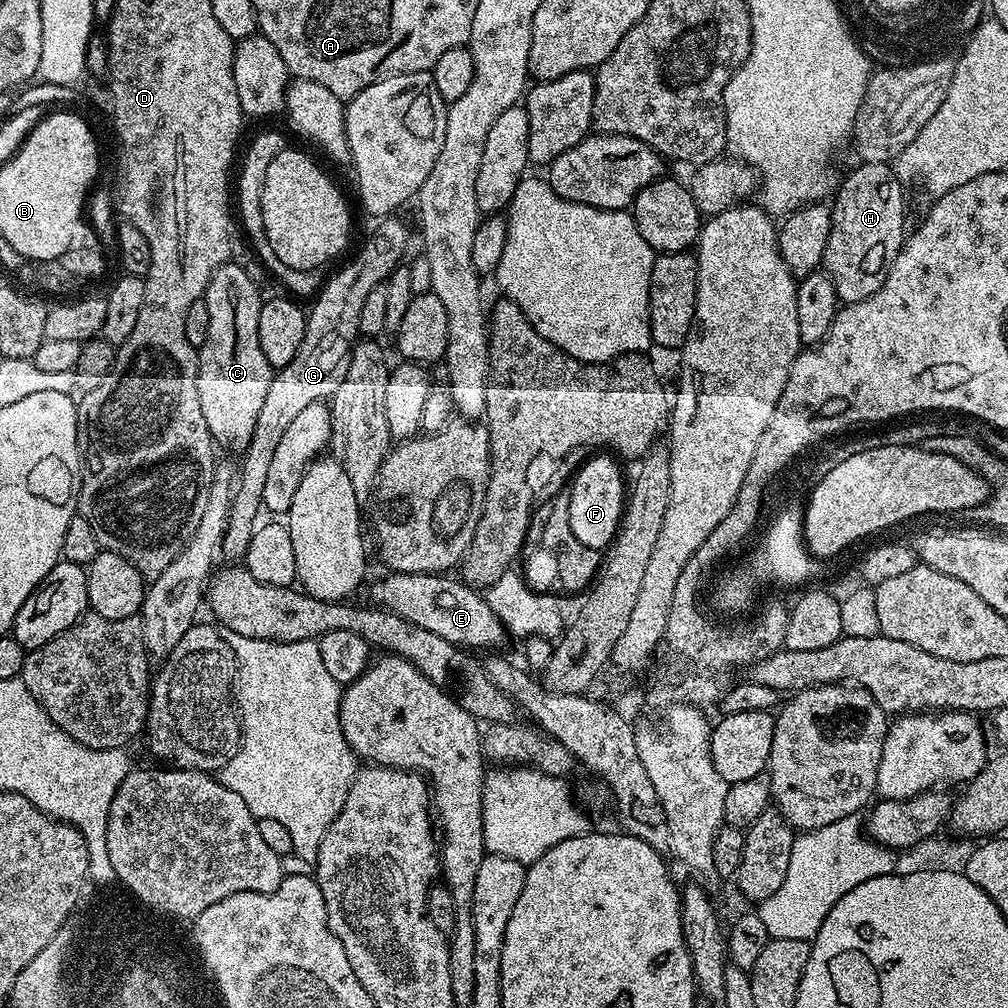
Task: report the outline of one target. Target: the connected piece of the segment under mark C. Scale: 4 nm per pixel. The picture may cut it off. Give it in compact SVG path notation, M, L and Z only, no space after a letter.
M233 262L224 264L212 276L204 301L210 310L210 330L206 342L198 349L198 399L202 402L202 415L206 417L206 426L213 441L237 454L243 453L254 434L254 424L262 411L262 402L266 399L266 390L274 375L262 354L262 342L258 342L258 314L262 303L262 292L258 285L247 277L246 271Z

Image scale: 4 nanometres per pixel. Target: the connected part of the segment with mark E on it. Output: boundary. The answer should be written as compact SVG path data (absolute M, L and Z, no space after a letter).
M392 572L384 575L388 576L382 577L372 588L371 603L406 618L406 622L414 622L414 626L422 626L422 630L430 630L430 634L438 634L446 638L446 642L459 644L465 650L492 648L495 644L502 643L504 636L506 637L505 626L499 620L498 614L490 608L477 589L465 584L463 580L451 580L451 575L430 572Z

